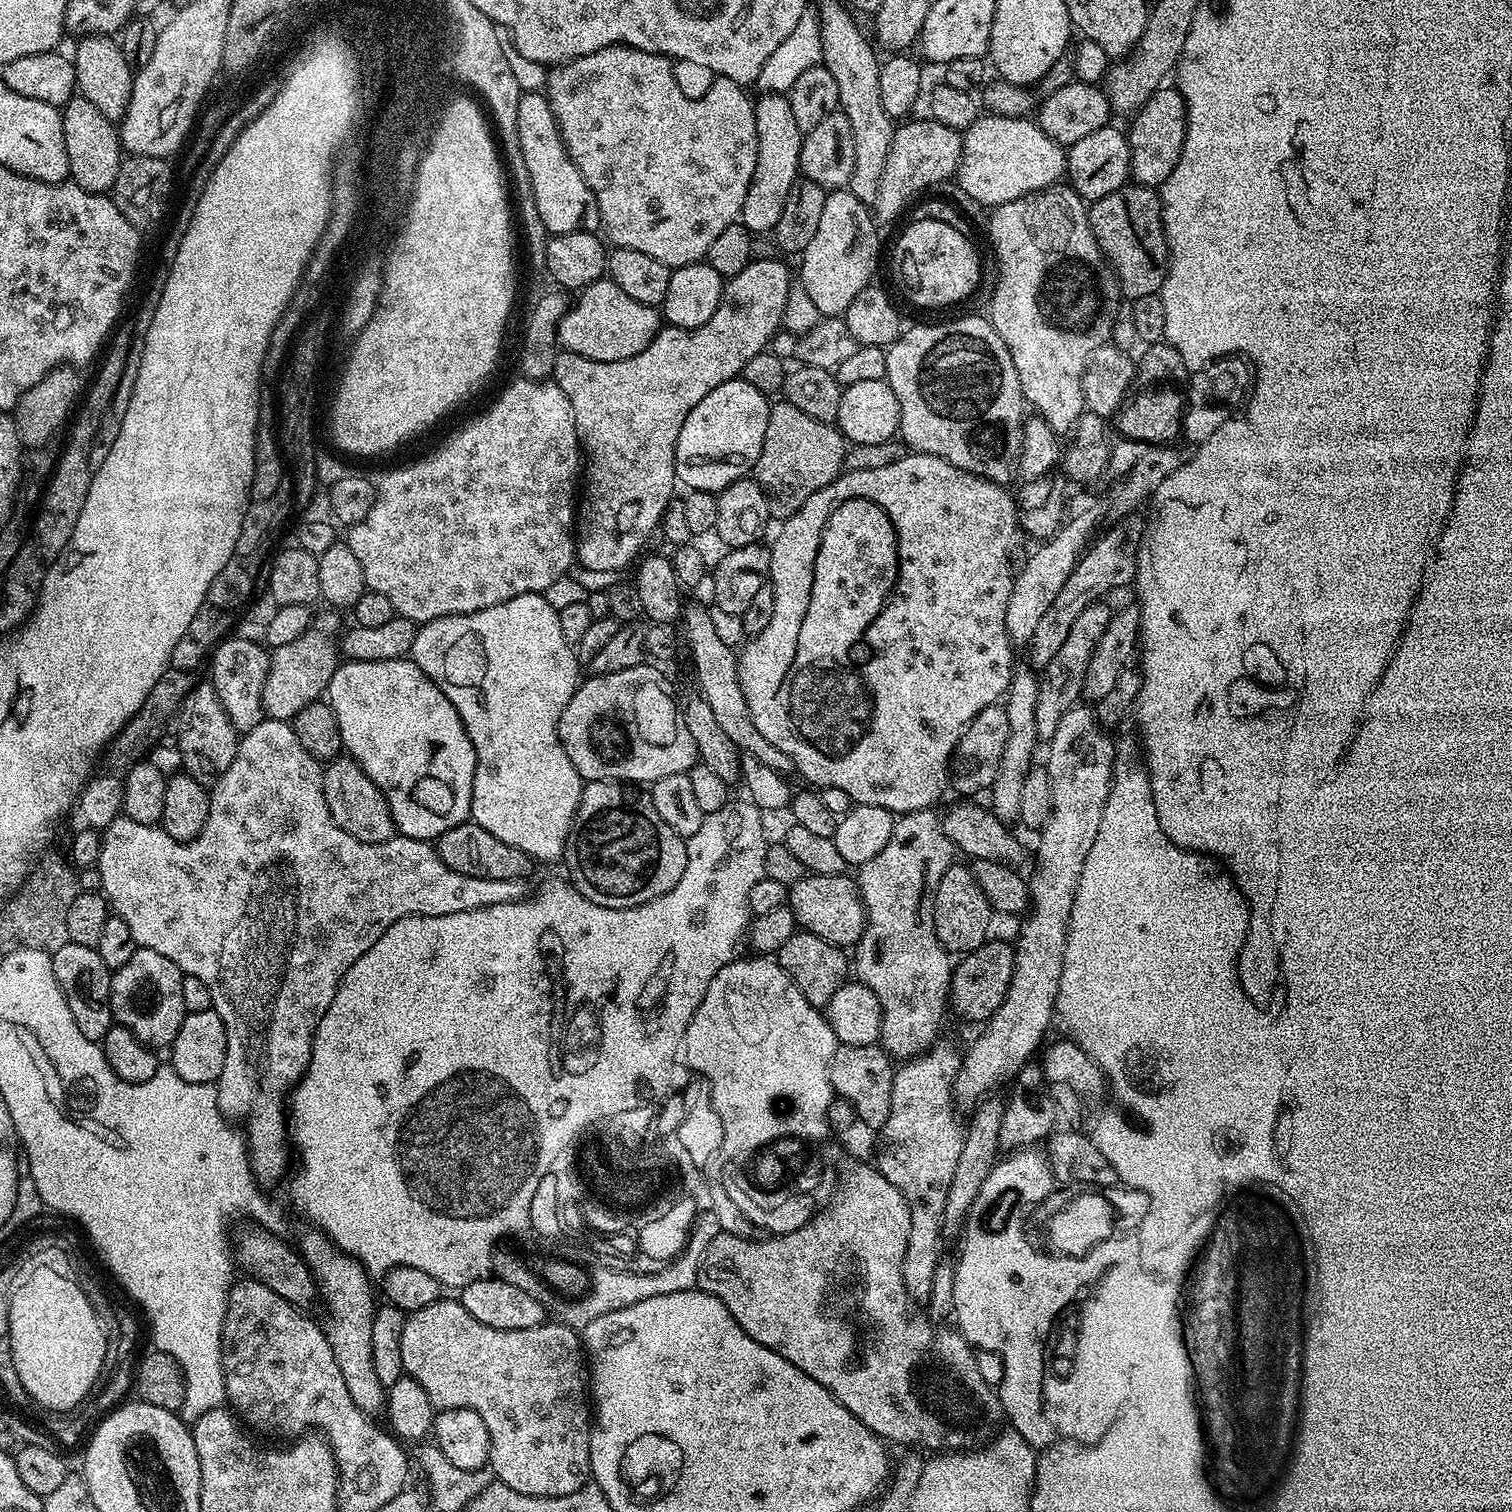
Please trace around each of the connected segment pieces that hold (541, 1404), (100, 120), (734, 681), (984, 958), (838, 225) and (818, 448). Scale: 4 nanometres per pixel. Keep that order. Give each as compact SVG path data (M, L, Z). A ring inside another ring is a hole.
M441 1298L430 1302L430 1306L422 1306L422 1310L409 1312L406 1315L406 1326L402 1326L402 1366L405 1373L417 1380L436 1410L445 1408L469 1408L486 1422L486 1430L490 1434L492 1451L490 1453L490 1469L497 1481L510 1490L518 1490L518 1494L531 1496L565 1496L574 1494L583 1484L589 1483L592 1467L590 1466L590 1396L586 1391L586 1356L582 1351L582 1340L577 1329L563 1323L545 1322L538 1326L530 1326L530 1330L494 1330L494 1326L486 1326L486 1322L478 1322L462 1306L459 1299Z
M79 94L65 102L60 117L62 134L66 138L66 158L71 183L82 186L82 190L87 192L111 193L114 178L118 178L122 159L122 145L117 125Z
M685 603L682 608L682 625L684 624L682 638L683 641L685 638L688 642L688 650L692 654L692 666L696 670L696 684L700 687L697 688L698 695L709 704L714 719L720 723L722 730L730 737L730 742L734 742L734 746L740 749L743 755L758 758L758 762L770 766L770 770L775 772L781 774L791 773L793 771L792 760L786 754L782 754L782 750L778 750L778 746L770 746L770 742L766 742L766 738L762 738L762 734L758 734L758 726L754 726L754 718L750 718L750 710L746 706L746 694L742 694L737 653L734 651L733 645L722 642L722 637L718 635L718 629L714 627L714 618L709 605L705 604Z
M994 938L986 939L977 949L961 955L952 970L951 1011L956 1011L964 1020L987 1022L1007 994L1015 960L1015 947L1009 941L1007 944Z
M832 190L828 192L826 207L822 209L822 215L818 221L818 230L814 238L810 238L810 246L799 257L800 276L798 272L798 284L810 294L810 302L818 306L821 317L840 318L845 310L862 294L862 290L873 283L872 275L876 272L876 263L880 260L880 236L876 233L878 227L869 205L858 202L850 190Z
M773 403L768 410L766 438L762 442L762 454L758 454L754 479L760 483L760 489L768 499L769 517L773 521L783 522L808 501L810 494L818 494L818 490L830 486L845 471L846 439L835 423L814 418L793 404L779 403Z

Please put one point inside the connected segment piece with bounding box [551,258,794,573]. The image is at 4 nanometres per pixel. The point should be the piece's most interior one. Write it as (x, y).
(628, 414)

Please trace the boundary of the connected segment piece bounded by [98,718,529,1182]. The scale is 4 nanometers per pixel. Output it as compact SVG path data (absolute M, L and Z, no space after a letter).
M265 718L258 726L254 726L254 730L243 733L236 745L234 762L230 762L226 774L222 774L219 780L215 781L210 795L212 798L210 818L202 834L188 844L179 844L174 838L170 838L170 834L166 834L162 826L139 824L123 814L111 826L103 829L98 865L100 887L111 911L121 916L126 926L130 926L130 934L134 934L137 948L154 950L162 954L162 958L170 958L170 962L177 964L185 976L202 978L202 982L206 982L210 990L212 1007L226 1026L226 1066L220 1079L215 1083L220 1113L232 1122L244 1120L242 1128L246 1133L248 1158L252 1162L252 1174L257 1181L280 1180L288 1168L288 1148L290 1152L290 1128L286 1123L286 1094L291 1093L300 1083L305 1070L312 1063L312 1036L316 1032L322 1014L330 1010L330 1002L334 1002L334 994L338 994L338 986L346 970L350 970L350 966L354 966L354 962L358 962L358 958L362 958L362 954L366 954L366 950L370 950L370 946L374 946L374 942L382 938L382 934L390 925L402 918L464 913L466 910L520 901L529 895L529 881L475 878L460 874L446 866L446 862L442 862L442 858L436 853L435 847L426 840L412 840L408 836L397 834L391 840L377 844L358 842L358 838L346 834L346 830L342 830L334 822L330 806L326 806L321 761L315 760L304 749L302 742L298 742L298 734L286 720Z

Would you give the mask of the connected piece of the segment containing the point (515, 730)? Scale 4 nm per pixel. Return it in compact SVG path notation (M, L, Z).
M527 592L518 594L518 598L498 602L498 606L486 606L486 610L430 620L427 624L417 627L410 658L439 686L442 694L446 694L446 698L450 698L450 702L456 707L462 718L466 734L476 751L471 819L478 826L482 826L482 830L490 830L490 834L494 834L494 838L506 842L506 846L514 846L518 850L522 850L532 857L533 861L559 861L563 857L564 849L568 847L568 835L572 829L574 814L578 810L578 802L582 798L585 781L581 780L578 770L574 770L570 758L566 758L566 750L562 750L562 742L558 734L558 722L562 710L566 710L566 702L570 702L570 698L575 694L582 680L582 675L580 676L582 665L578 659L577 649L568 644L566 637L562 634L562 626L558 622L558 609L548 601L547 595L539 592Z

